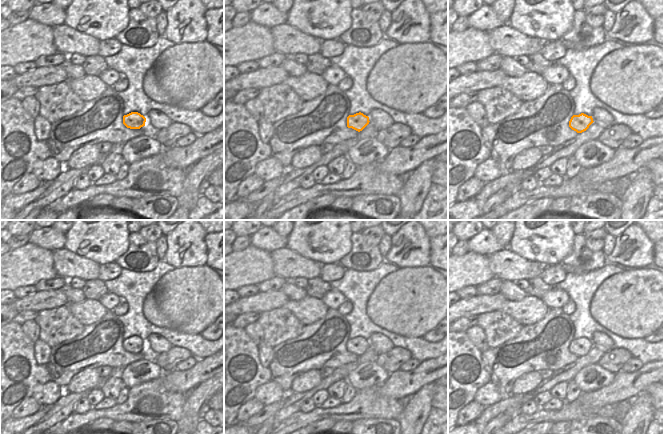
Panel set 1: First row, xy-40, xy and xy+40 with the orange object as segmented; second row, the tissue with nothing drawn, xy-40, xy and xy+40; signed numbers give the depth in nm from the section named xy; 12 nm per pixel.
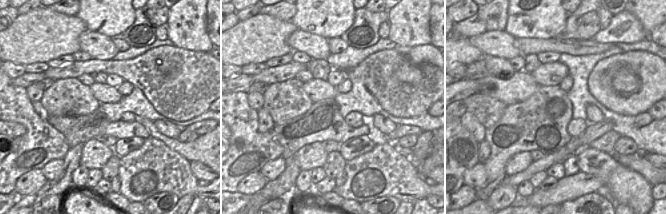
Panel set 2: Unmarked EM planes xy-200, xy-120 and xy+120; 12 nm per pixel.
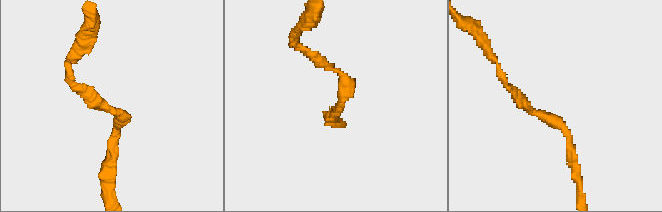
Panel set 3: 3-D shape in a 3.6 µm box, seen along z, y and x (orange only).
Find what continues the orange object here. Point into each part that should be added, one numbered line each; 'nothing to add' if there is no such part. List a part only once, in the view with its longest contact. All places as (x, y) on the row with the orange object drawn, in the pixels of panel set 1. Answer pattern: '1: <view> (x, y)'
nothing to add

